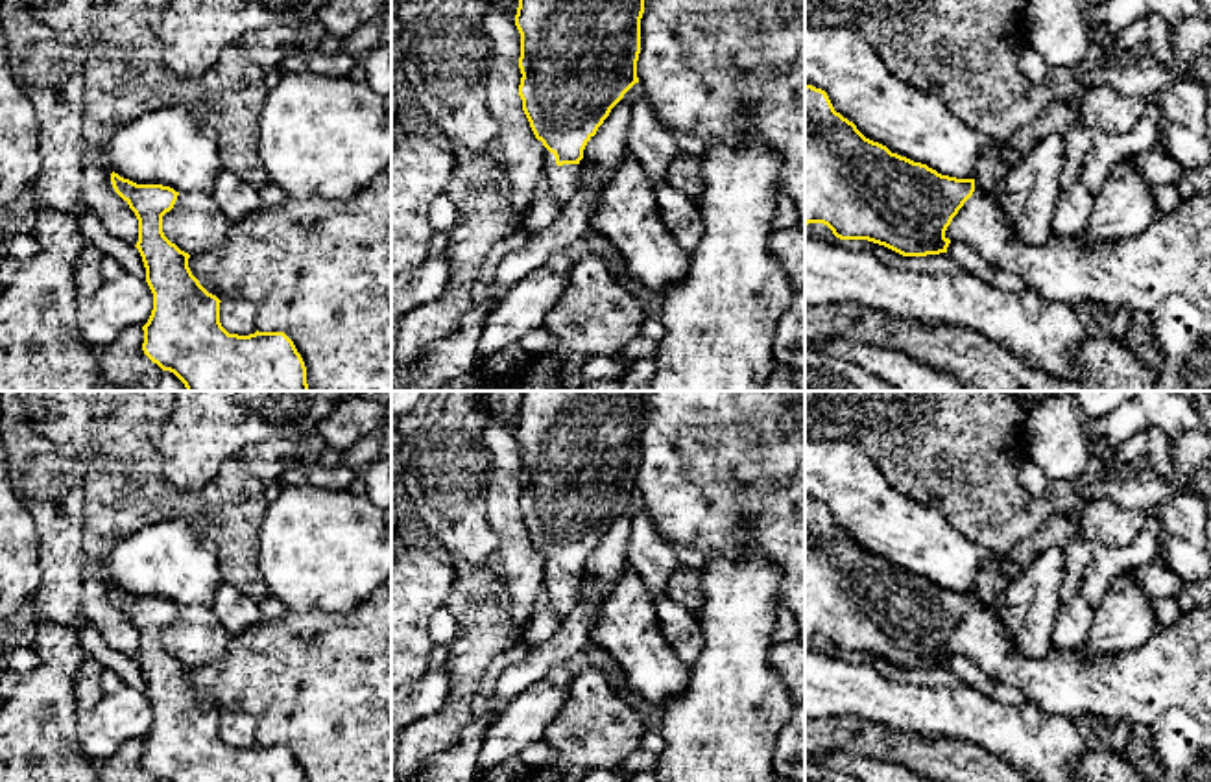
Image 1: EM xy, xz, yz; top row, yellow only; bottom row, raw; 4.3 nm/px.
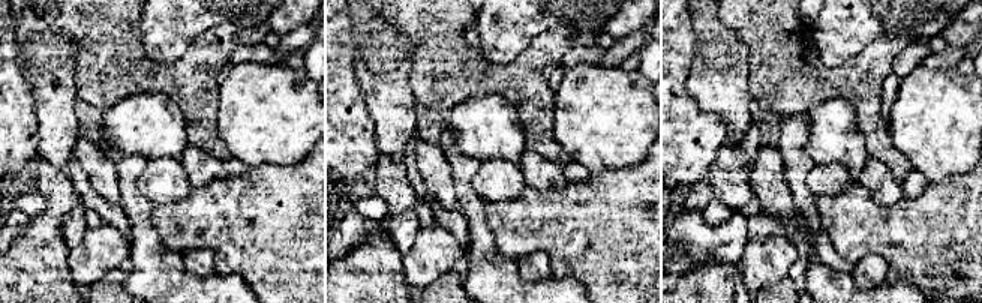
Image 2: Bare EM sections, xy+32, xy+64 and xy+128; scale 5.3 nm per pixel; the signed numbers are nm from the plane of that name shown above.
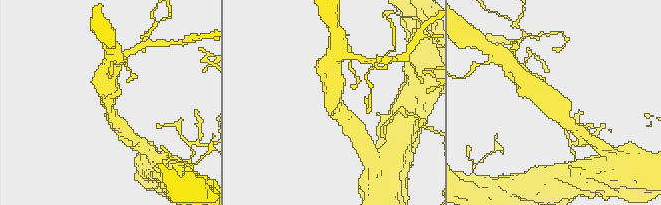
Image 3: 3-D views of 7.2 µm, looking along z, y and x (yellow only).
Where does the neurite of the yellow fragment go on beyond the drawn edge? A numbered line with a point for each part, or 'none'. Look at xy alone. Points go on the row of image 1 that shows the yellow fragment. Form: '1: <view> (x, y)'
none

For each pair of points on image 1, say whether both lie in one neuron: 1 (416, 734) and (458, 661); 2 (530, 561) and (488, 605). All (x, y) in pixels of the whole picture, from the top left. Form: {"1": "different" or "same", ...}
{"1": "same", "2": "different"}

